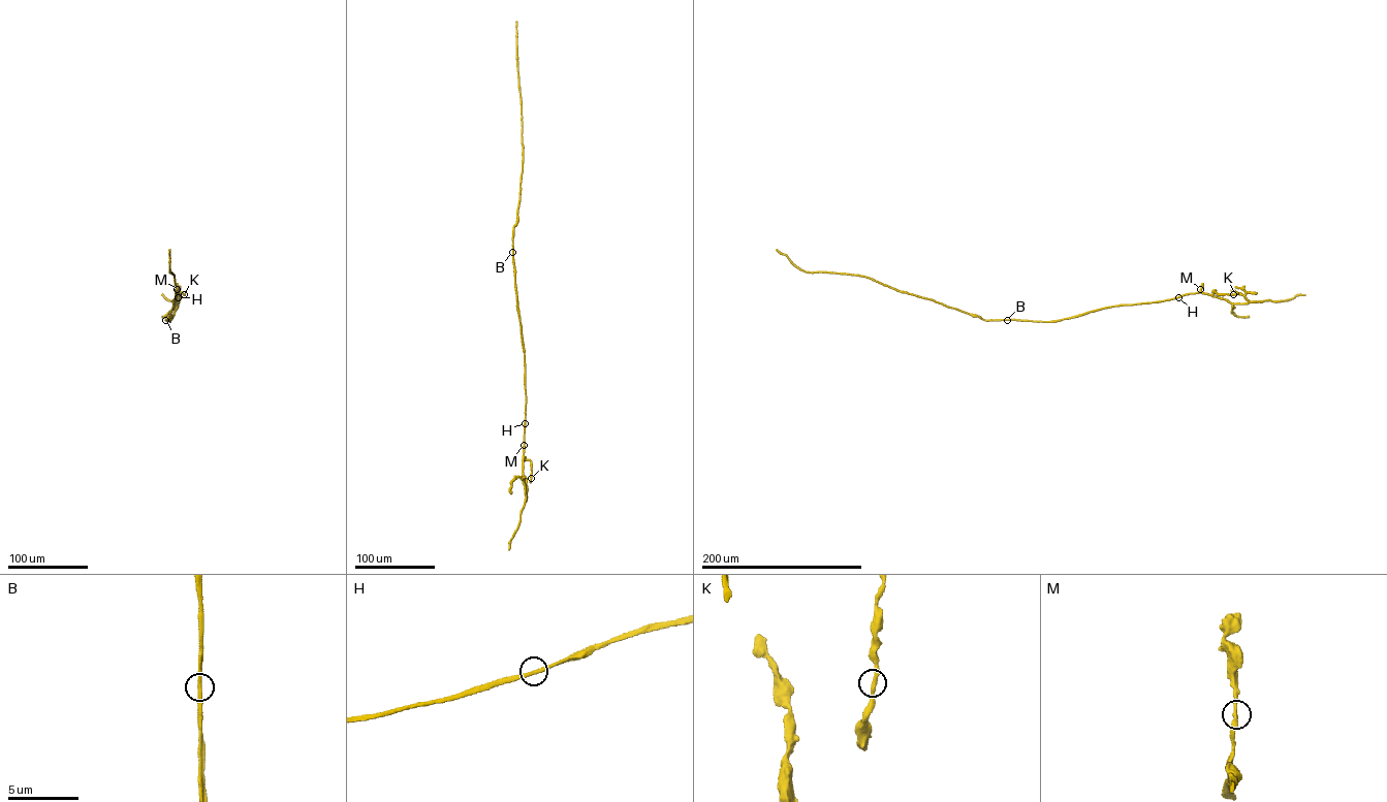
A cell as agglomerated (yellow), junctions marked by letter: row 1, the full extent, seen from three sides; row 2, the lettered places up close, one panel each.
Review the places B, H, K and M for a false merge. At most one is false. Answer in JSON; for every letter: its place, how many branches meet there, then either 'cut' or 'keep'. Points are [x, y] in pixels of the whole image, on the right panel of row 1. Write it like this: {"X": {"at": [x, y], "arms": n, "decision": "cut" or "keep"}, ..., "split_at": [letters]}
{"B": {"at": [1007, 320], "arms": 2, "decision": "cut"}, "H": {"at": [1178, 297], "arms": 2, "decision": "keep"}, "K": {"at": [1233, 294], "arms": 2, "decision": "keep"}, "M": {"at": [1200, 289], "arms": 2, "decision": "keep"}, "split_at": ["B"]}

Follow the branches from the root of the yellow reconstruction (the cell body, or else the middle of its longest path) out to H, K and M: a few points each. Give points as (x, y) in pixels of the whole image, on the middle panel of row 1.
H: (515, 283), (524, 349), (525, 423)
K: (515, 283), (525, 364), (524, 456), (531, 461), (531, 478)
M: (515, 283), (525, 364), (524, 445)

